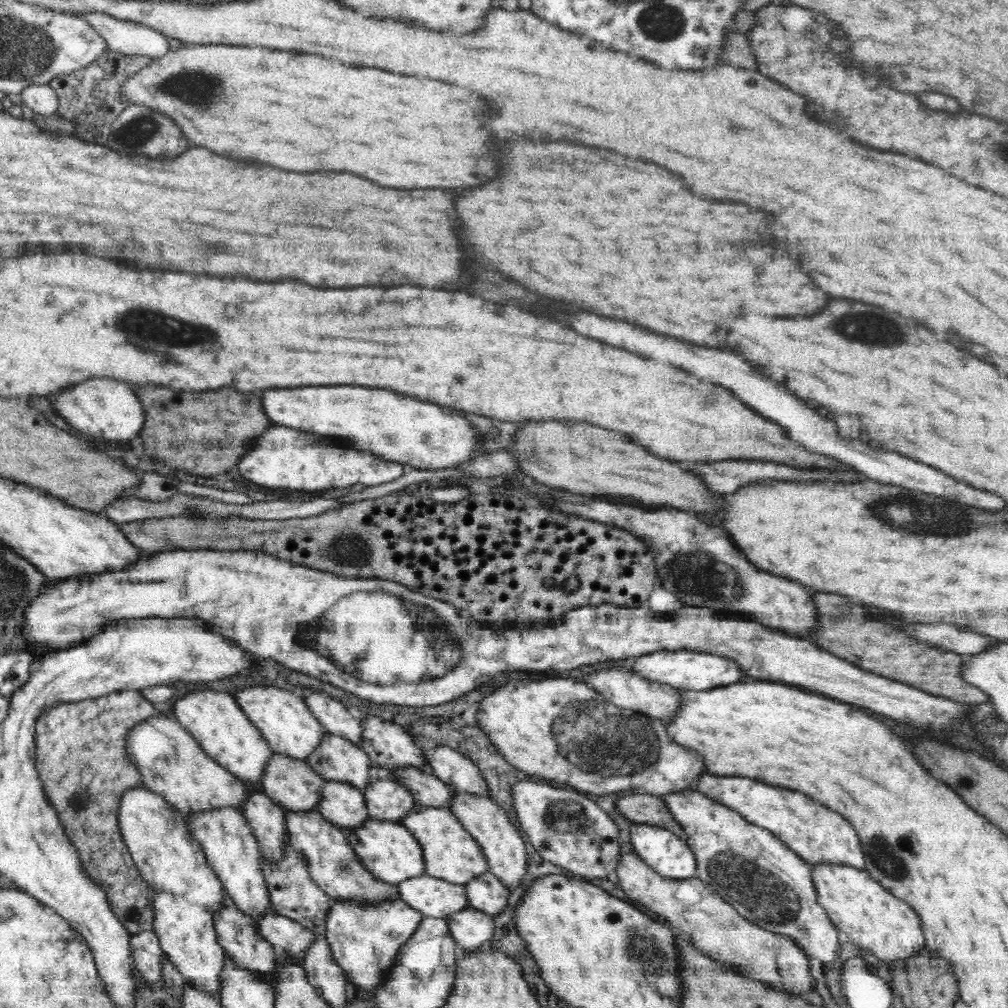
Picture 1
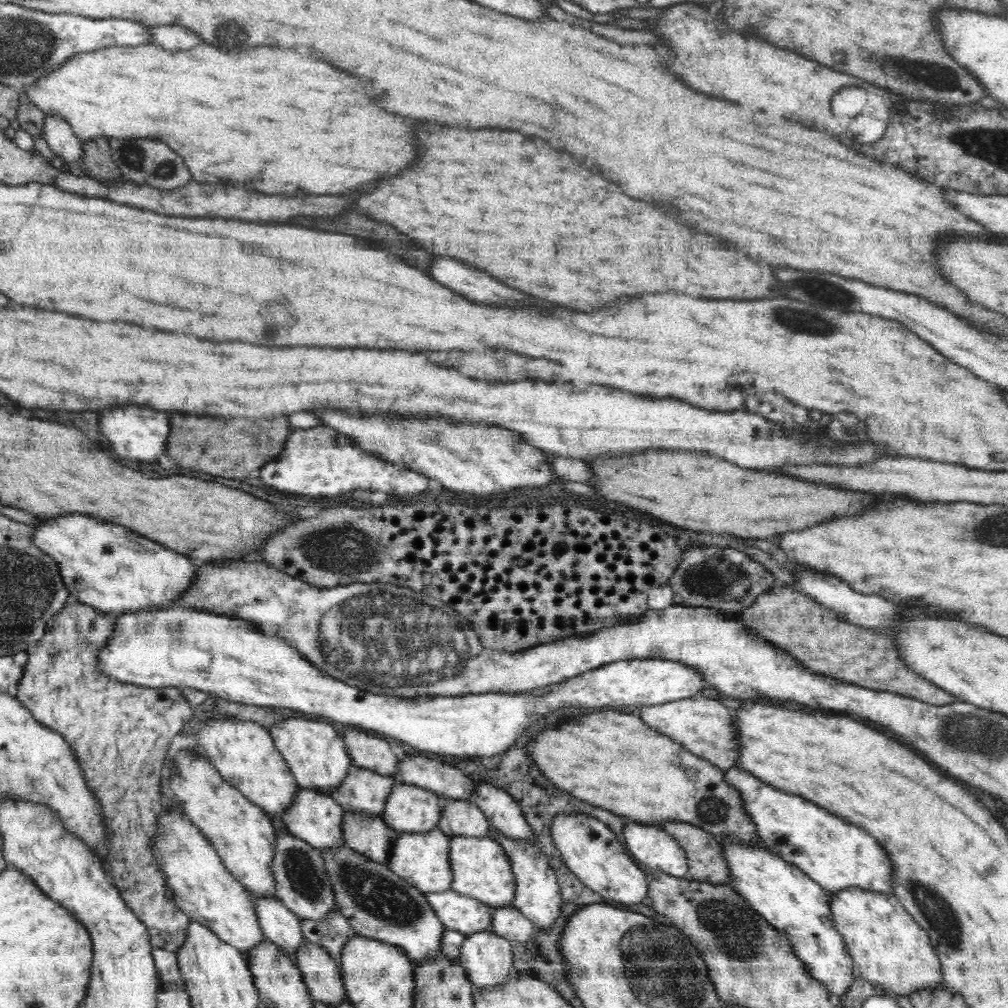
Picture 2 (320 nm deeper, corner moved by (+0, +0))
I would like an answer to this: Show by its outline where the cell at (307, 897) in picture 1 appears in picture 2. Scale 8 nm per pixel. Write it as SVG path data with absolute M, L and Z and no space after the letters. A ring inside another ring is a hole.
M336 910L328 912L324 922L300 919L300 928L307 942L326 948L329 955L339 963L342 950L354 933L350 921Z

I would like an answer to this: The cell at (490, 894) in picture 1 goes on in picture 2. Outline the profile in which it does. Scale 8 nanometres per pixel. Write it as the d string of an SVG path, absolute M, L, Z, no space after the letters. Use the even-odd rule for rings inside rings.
M513 905L492 908L492 931L512 943L526 944L536 938L537 928Z

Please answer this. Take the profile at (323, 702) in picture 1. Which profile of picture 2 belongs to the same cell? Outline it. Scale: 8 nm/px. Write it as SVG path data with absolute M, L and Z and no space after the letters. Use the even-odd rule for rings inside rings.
M352 728L344 732L342 739L355 766L381 776L392 776L397 772L401 761L382 736Z

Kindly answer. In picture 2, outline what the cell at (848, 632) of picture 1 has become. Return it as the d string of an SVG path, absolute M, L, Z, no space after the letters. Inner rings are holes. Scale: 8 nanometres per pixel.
M792 587L768 589L756 597L756 602L739 610L739 616L743 625L750 628L750 632L782 648L812 672L840 678L844 682L866 686L872 690L912 697L934 706L956 702L956 698L950 698L946 690L914 674L904 666L902 660L898 660L894 639L886 638L886 634L880 636L882 633L874 632L873 628L846 622L841 615L840 618L832 618L839 616L837 611L824 608Z

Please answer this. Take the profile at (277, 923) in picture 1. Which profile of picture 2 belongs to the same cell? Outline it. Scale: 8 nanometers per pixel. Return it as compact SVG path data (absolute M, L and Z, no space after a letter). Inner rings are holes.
M305 941L296 954L296 966L302 971L303 981L308 987L311 997L326 1005L338 1006L346 1000L345 988L342 980L342 969L340 963L336 962L327 951L313 942Z

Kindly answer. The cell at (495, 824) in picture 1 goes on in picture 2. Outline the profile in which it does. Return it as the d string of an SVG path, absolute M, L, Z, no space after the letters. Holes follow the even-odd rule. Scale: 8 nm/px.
M490 827L490 836L502 845L504 853L508 855L512 863L512 873L516 881L515 902L513 906L518 909L526 918L532 921L537 930L552 928L554 922L560 916L562 908L562 891L556 879L556 873L551 869L549 860L543 853L541 846L535 842L514 841L500 835L496 829Z

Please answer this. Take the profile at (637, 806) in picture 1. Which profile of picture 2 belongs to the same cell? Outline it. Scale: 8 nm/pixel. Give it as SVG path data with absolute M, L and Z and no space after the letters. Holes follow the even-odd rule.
M661 822L658 827L673 836L684 849L690 879L695 878L714 885L728 885L730 869L722 844L717 838L686 822Z

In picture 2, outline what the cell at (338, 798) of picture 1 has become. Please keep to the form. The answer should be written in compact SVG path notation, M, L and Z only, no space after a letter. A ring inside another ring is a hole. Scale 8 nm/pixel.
M356 810L356 812L346 811L342 816L342 822L346 845L374 862L388 863L390 850L400 834L395 829L389 828L382 816L370 816L367 812L360 812L359 810Z

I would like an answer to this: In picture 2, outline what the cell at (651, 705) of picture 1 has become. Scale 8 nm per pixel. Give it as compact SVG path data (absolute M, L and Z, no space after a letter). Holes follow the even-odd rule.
M699 695L658 704L658 706L638 706L638 709L641 711L641 719L650 728L682 743L686 750L710 760L720 770L726 772L736 766L740 748L738 748L738 740L736 740L734 716L730 714L730 710L724 704Z

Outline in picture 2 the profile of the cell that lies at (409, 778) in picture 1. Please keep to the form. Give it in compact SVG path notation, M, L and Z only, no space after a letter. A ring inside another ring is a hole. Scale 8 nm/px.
M443 796L437 829L448 837L486 837L490 835L489 820L474 802L446 799Z

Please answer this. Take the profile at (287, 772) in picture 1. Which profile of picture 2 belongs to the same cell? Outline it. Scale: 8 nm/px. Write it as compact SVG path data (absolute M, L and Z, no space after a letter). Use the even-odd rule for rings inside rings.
M300 789L295 802L282 812L279 824L286 826L288 834L306 841L310 846L322 848L336 848L345 844L342 831L342 816L346 811L336 803L329 794Z

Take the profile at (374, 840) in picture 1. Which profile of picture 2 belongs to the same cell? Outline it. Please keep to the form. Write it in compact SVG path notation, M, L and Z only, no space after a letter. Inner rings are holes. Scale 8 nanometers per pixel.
M439 829L426 833L402 833L390 850L388 868L423 893L450 890L452 889L450 841L451 838Z

